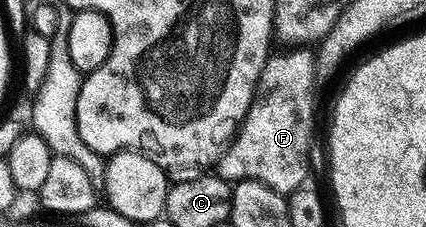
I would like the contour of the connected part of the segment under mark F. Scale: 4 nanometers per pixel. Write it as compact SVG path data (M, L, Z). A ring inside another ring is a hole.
M286 48L283 54L271 53L262 69L262 79L254 95L246 118L239 125L230 147L218 161L217 177L225 178L231 184L259 182L272 188L277 194L289 196L294 190L307 185L310 174L310 145L314 142L314 85L320 79L318 60L310 48Z

